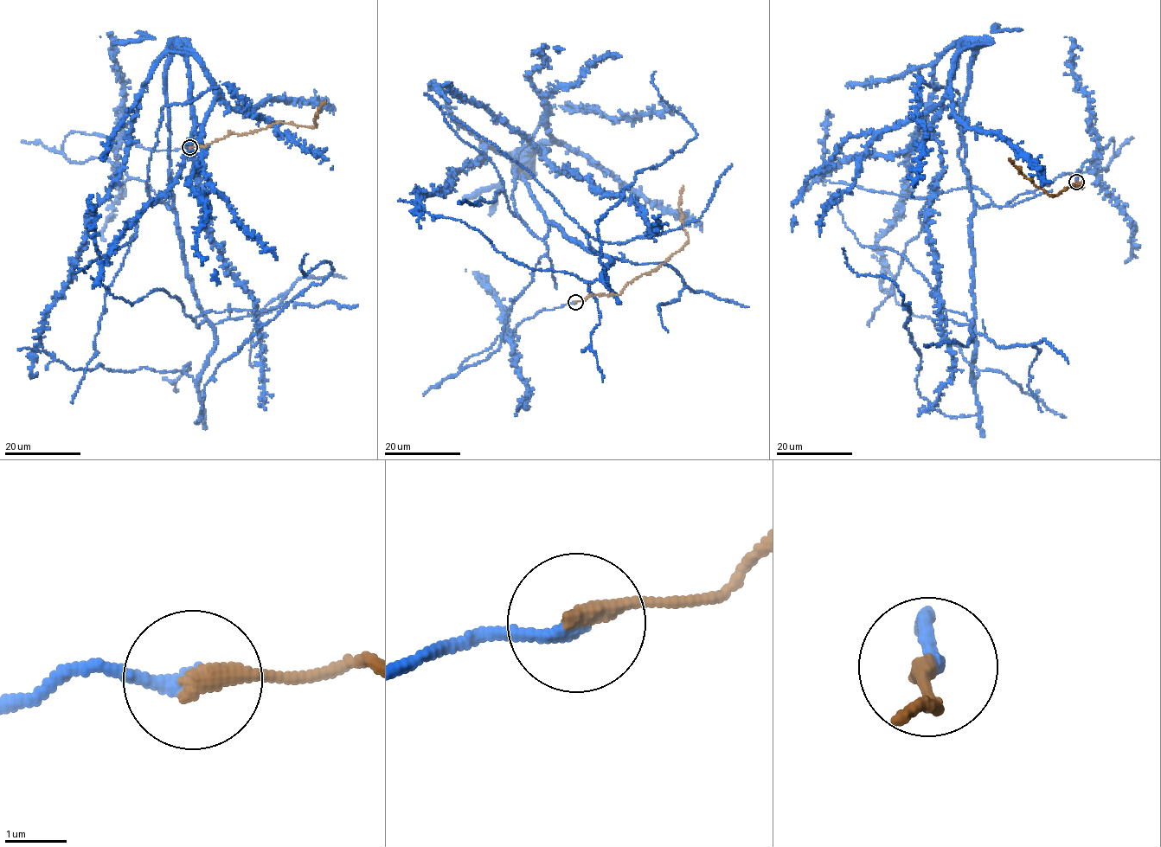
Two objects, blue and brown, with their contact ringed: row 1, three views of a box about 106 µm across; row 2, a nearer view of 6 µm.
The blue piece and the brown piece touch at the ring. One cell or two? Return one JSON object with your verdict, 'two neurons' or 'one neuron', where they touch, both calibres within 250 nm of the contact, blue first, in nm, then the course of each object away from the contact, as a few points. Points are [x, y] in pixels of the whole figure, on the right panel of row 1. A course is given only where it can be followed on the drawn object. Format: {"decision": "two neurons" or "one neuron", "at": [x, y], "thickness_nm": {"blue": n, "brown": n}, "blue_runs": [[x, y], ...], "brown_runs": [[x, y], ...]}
{"decision": "one neuron", "at": [1076, 182], "thickness_nm": {"blue": 240, "brown": 340}, "blue_runs": [[1076, 182], [1112, 137], [1106, 170], [975, 208], [972, 415], [920, 396], [908, 304], [842, 249]], "brown_runs": [[1076, 182], [1075, 185], [1084, 186], [1075, 189], [1072, 185], [1053, 196], [1035, 186], [1009, 159]]}

